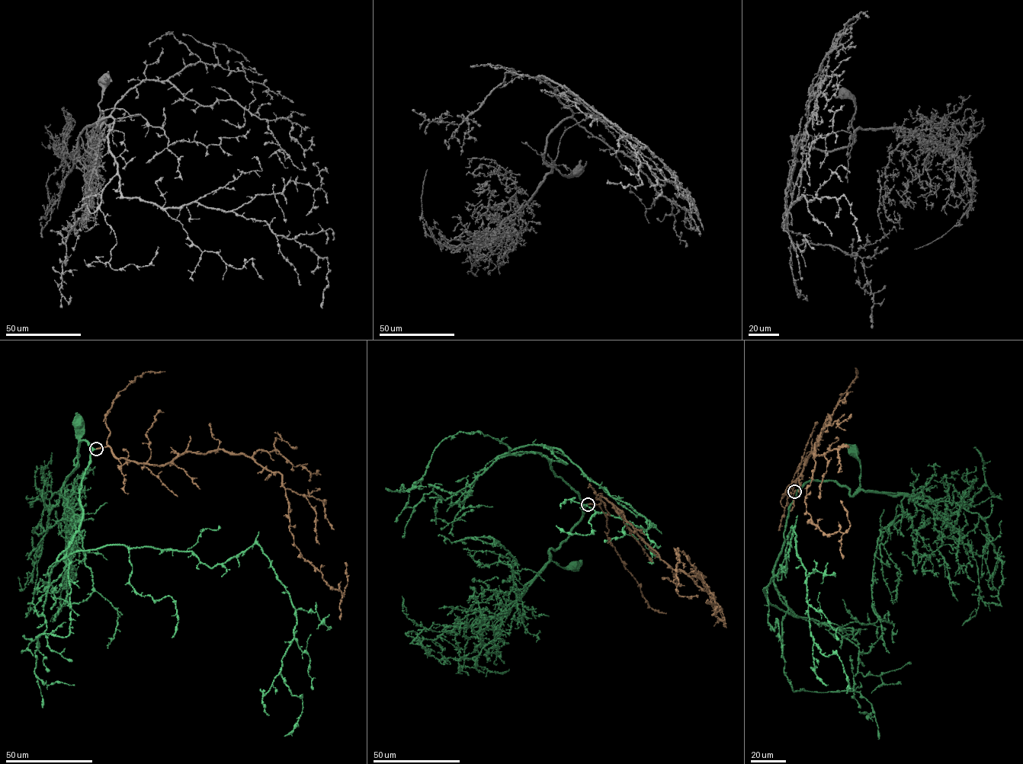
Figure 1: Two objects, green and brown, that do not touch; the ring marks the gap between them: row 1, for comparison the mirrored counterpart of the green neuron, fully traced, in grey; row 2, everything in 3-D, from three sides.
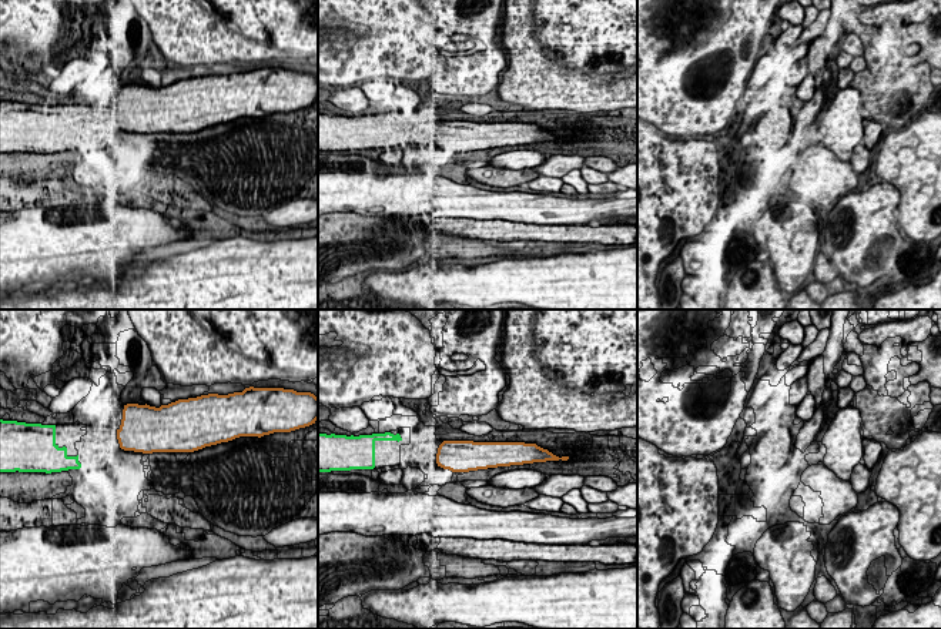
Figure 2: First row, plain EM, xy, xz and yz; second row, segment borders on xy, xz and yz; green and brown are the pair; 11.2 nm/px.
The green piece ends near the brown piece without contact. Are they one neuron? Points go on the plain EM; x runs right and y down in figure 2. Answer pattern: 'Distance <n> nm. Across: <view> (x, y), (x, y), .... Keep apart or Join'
Distance 420 nm. Across: xz (401, 120), (438, 129). Join

